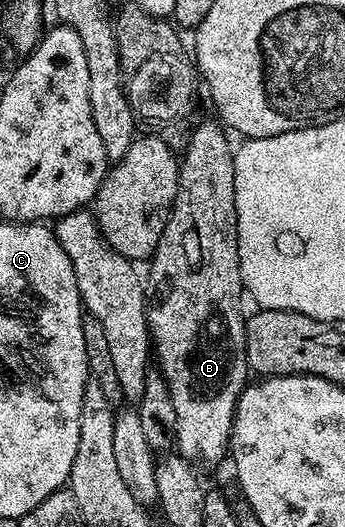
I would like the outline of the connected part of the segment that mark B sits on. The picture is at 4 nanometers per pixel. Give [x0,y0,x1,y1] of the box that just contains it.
[145,120,249,464]

